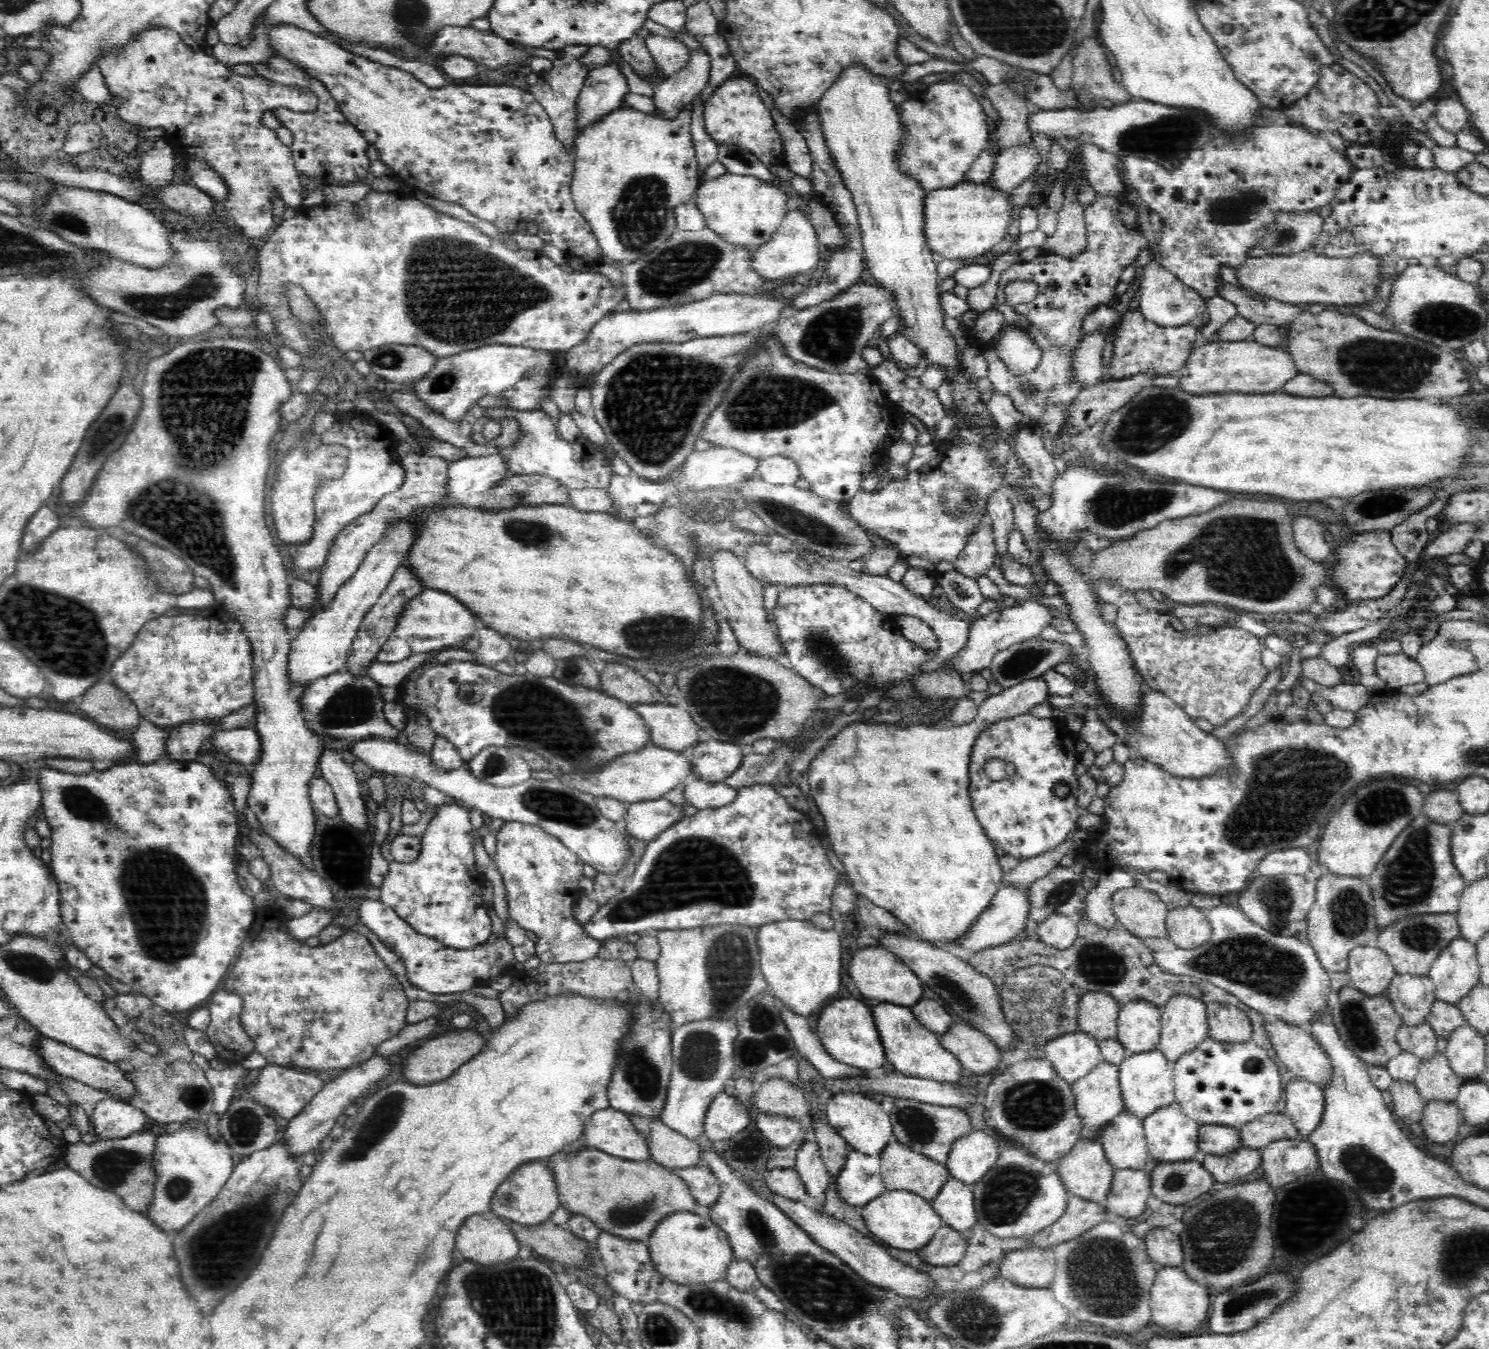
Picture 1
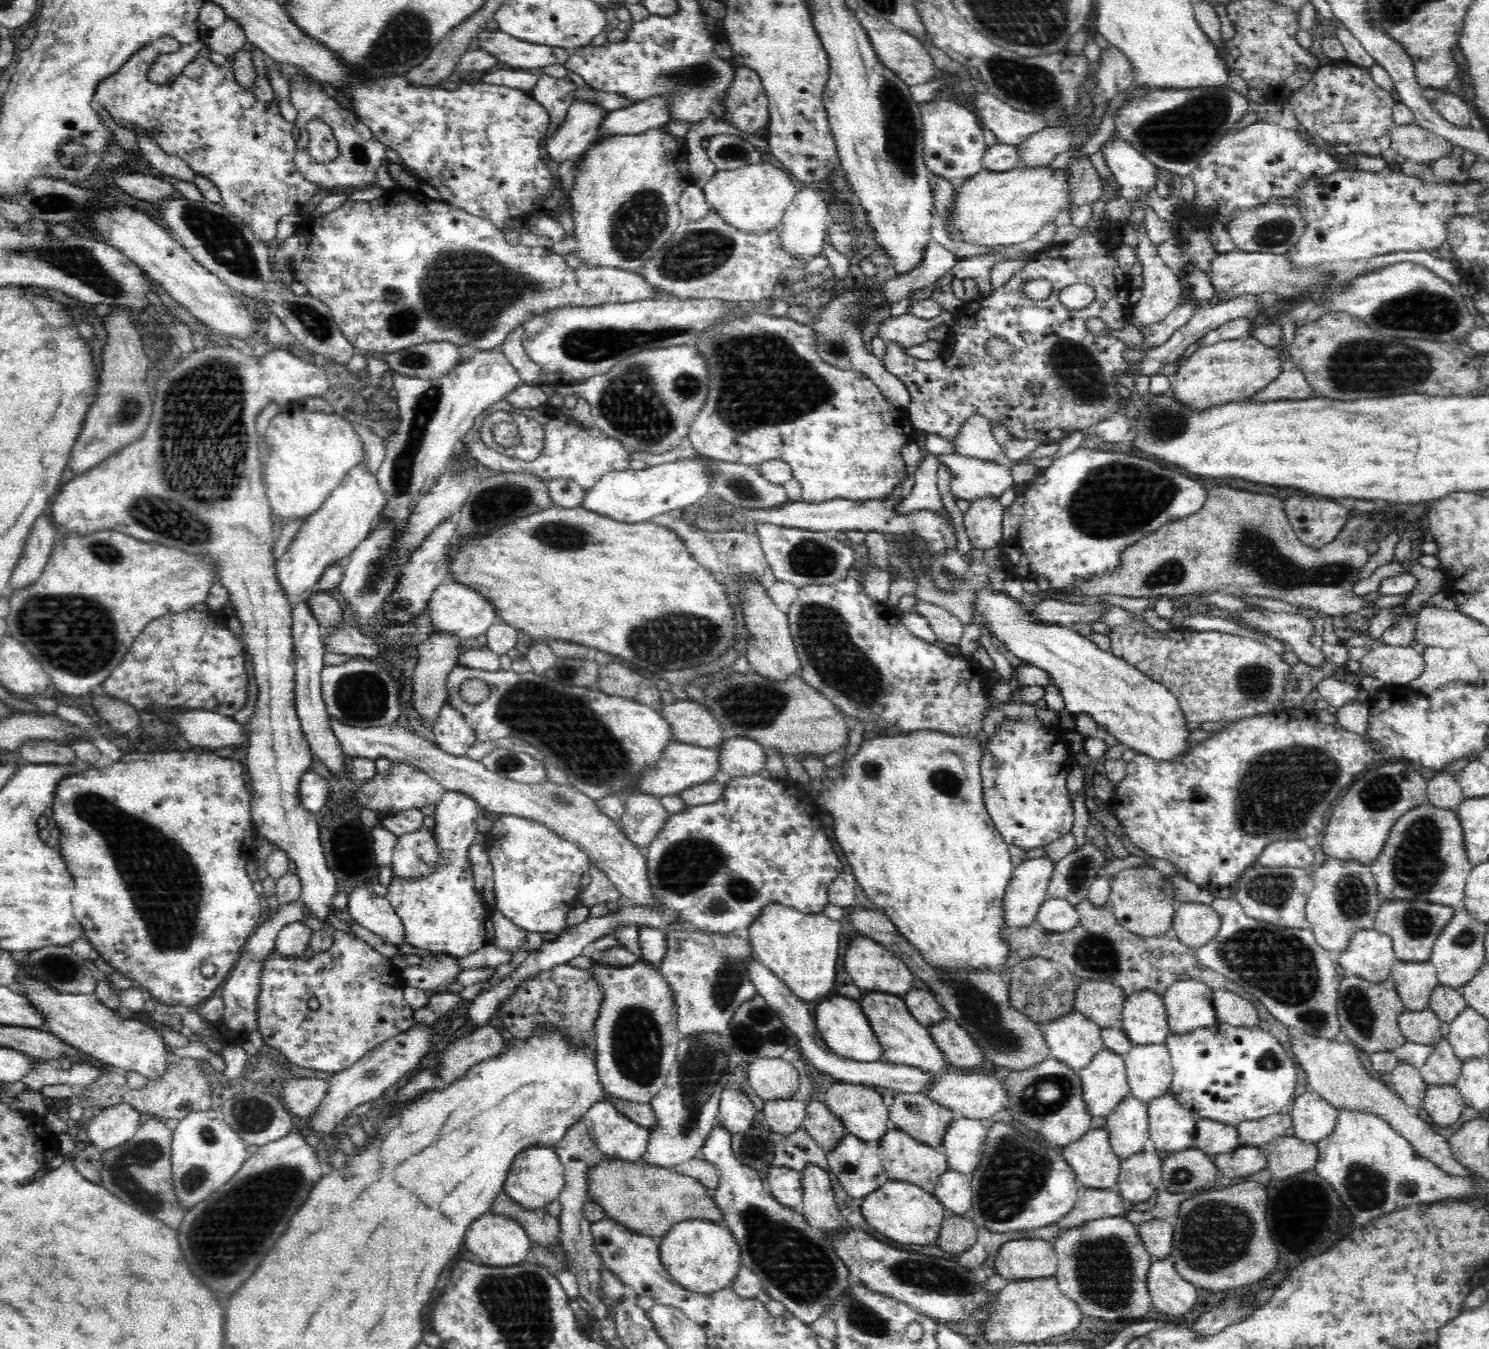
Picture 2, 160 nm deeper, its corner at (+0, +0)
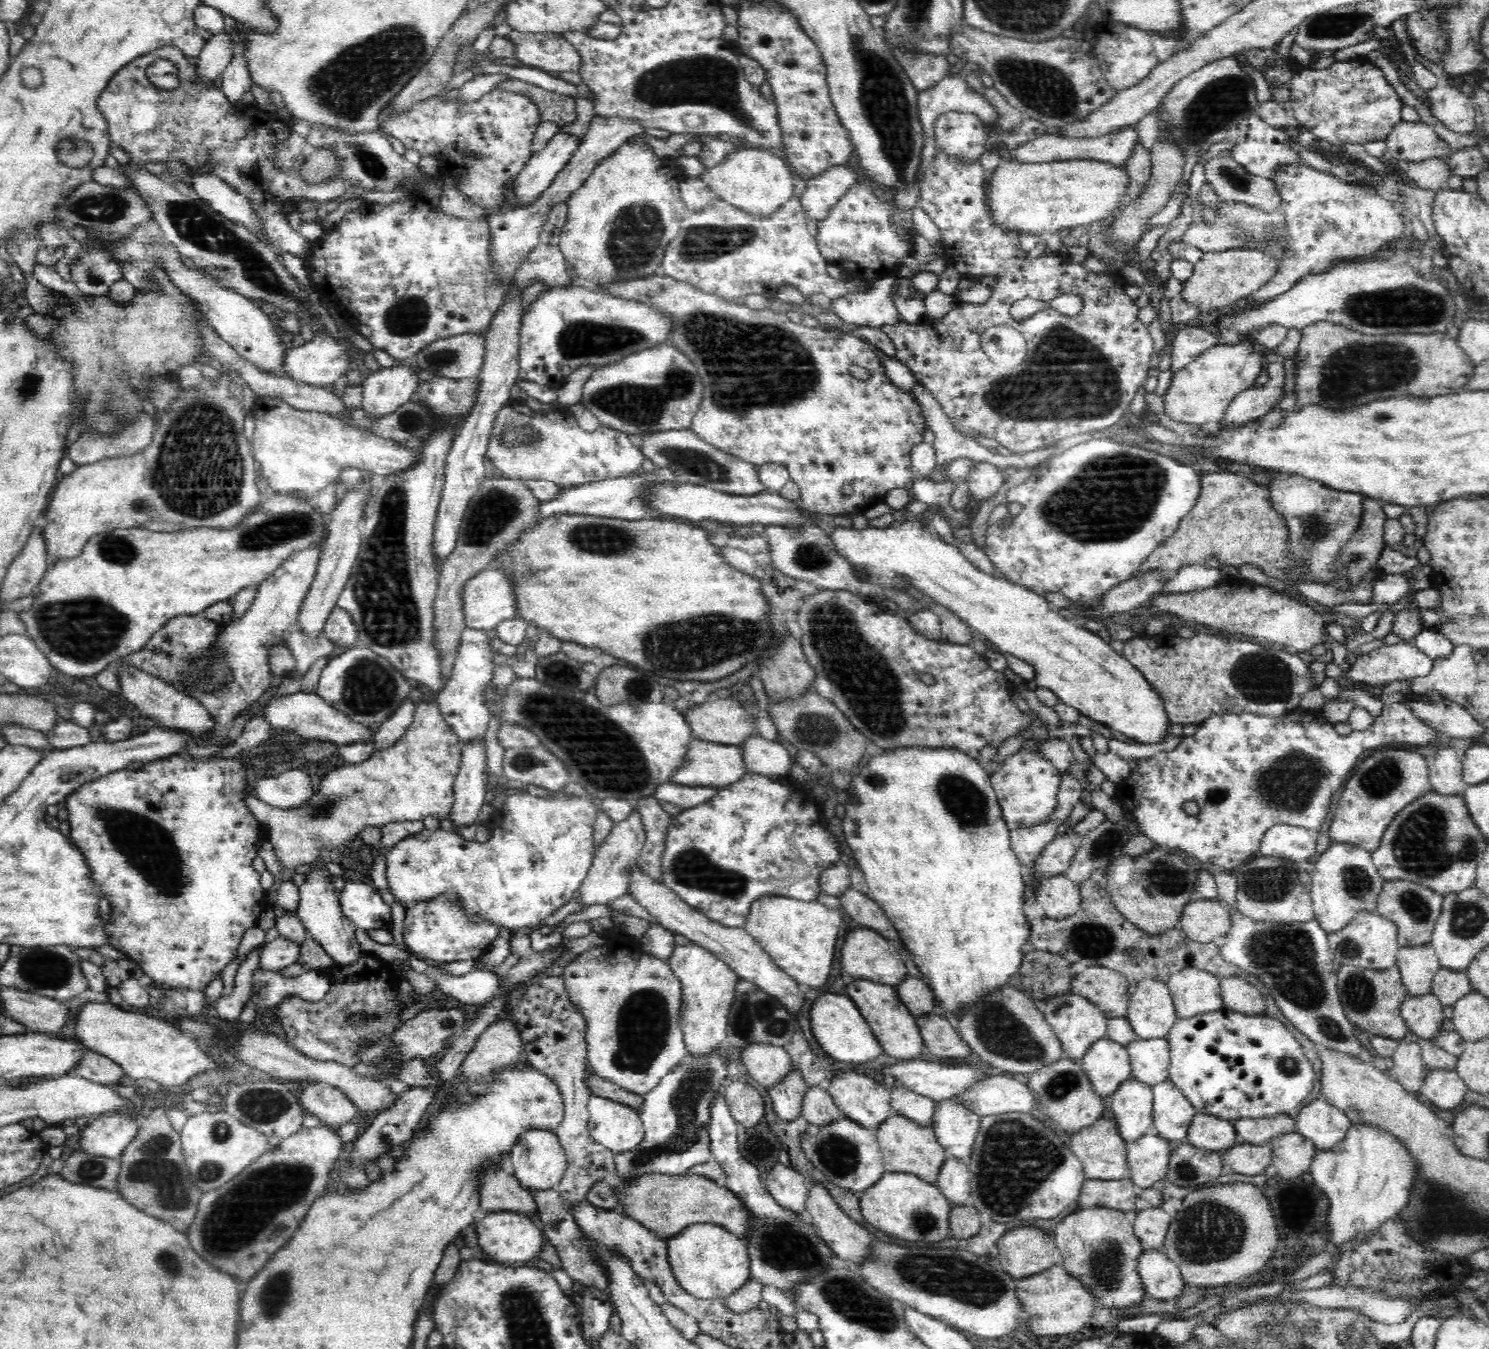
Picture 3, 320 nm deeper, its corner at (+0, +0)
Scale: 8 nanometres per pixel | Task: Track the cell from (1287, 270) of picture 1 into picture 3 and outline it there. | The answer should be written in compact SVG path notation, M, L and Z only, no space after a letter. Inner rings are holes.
M1232 248L1217 252L1206 252L1194 265L1193 275L1183 282L1180 298L1188 306L1197 306L1199 310L1214 310L1220 306L1234 306L1246 296L1262 288L1277 272L1279 260L1257 249Z

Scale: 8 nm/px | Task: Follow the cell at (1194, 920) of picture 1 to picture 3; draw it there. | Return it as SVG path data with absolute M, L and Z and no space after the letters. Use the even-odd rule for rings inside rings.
M1218 898L1191 900L1184 907L1180 924L1182 932L1196 942L1219 941L1230 932L1230 909Z

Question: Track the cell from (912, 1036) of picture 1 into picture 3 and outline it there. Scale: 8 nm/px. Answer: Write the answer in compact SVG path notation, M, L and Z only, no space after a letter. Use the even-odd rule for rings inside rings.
M856 979L846 986L848 995L860 1009L861 1015L870 1025L874 1036L883 1048L883 1052L896 1060L918 1059L926 1052L924 1040L915 1017L908 1007L898 998L897 987L875 983L866 979Z

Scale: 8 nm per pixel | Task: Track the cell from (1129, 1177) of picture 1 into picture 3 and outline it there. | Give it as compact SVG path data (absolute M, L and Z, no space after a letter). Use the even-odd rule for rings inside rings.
M1151 1131L1140 1140L1128 1144L1125 1148L1130 1182L1136 1187L1150 1188L1157 1180L1165 1179L1173 1151L1170 1143Z

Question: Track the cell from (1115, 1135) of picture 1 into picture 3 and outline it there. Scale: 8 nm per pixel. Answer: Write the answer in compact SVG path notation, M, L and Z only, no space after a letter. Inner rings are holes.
M1132 1077L1112 1095L1108 1105L1114 1113L1115 1126L1127 1144L1140 1140L1152 1131L1153 1088Z

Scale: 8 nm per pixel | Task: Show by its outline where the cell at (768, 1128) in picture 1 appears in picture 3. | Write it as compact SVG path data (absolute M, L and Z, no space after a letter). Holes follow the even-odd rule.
M796 1070L788 1074L780 1084L768 1089L776 1115L786 1122L800 1118L802 1102L808 1090L803 1075Z

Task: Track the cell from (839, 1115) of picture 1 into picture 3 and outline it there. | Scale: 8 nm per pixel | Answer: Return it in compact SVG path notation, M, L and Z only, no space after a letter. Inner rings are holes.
M842 1072L824 1083L824 1089L830 1094L843 1117L854 1120L859 1126L866 1128L880 1127L891 1113L891 1092L883 1084L878 1084L874 1078L856 1072Z

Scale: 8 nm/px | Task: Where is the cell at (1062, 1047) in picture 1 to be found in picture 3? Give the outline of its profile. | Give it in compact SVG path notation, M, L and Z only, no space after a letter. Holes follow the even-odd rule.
M1072 992L1064 993L1060 996L1042 999L1036 1002L1036 1006L1046 1017L1054 1034L1058 1035L1067 1058L1080 1062L1092 1044L1106 1037L1108 1018L1098 1010L1098 1007L1094 1006L1094 1003L1090 1002L1090 999L1082 998L1082 995L1075 995Z

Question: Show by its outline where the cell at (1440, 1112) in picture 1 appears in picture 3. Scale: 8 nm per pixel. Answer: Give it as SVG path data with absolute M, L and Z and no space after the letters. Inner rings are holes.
M1457 1070L1429 1071L1422 1084L1421 1094L1432 1106L1448 1110L1464 1102L1468 1090Z

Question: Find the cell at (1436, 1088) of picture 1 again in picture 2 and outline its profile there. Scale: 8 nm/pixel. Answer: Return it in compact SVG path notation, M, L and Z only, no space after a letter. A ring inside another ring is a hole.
M1438 1050L1436 1054L1430 1054L1426 1062L1420 1066L1419 1070L1427 1087L1433 1086L1454 1086L1458 1082L1461 1073L1462 1061L1452 1058L1454 1051L1442 1052Z

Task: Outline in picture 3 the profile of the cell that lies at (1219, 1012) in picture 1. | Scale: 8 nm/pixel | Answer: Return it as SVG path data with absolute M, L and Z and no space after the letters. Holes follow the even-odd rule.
M1244 976L1226 977L1219 980L1220 995L1222 995L1223 1006L1227 1010L1238 1011L1246 1015L1265 1014L1266 999L1264 994L1256 987L1251 980L1245 980Z

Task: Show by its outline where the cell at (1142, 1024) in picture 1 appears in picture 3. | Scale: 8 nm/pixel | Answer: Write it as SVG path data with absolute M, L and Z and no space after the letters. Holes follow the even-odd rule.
M1144 979L1130 993L1126 1019L1140 1039L1166 1037L1177 1019L1167 983Z

